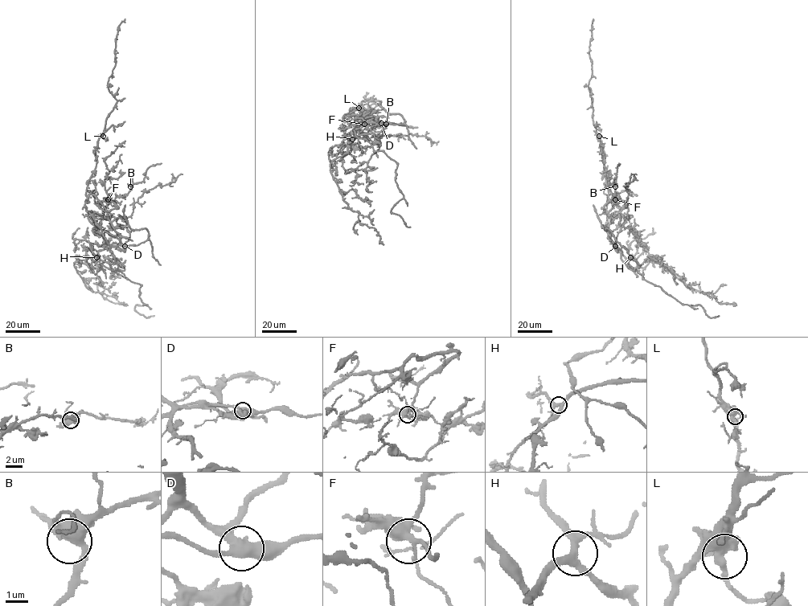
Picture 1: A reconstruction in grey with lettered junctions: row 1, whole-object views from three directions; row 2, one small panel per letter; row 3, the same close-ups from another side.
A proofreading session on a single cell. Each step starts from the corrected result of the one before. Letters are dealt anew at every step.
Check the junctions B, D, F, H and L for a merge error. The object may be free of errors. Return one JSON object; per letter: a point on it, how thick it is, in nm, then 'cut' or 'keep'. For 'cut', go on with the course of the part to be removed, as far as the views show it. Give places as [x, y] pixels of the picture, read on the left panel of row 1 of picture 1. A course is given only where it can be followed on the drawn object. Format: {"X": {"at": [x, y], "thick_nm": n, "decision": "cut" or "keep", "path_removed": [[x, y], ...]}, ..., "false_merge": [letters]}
{"B": {"at": [130, 186], "thick_nm": 500, "decision": "keep"}, "D": {"at": [125, 246], "thick_nm": 420, "decision": "cut", "path_removed": [[125, 246], [99, 250], [99, 260], [141, 286], [139, 296], [147, 305], [134, 309], [145, 317], [154, 315]]}, "F": {"at": [108, 199], "thick_nm": 360, "decision": "keep"}, "H": {"at": [96, 257], "thick_nm": 280, "decision": "keep"}, "L": {"at": [103, 136], "thick_nm": 440, "decision": "keep"}, "false_merge": ["D"]}

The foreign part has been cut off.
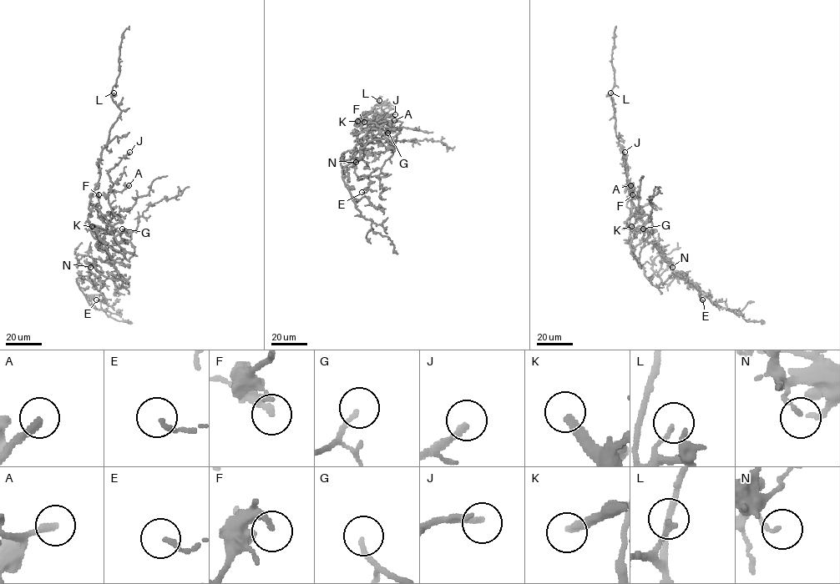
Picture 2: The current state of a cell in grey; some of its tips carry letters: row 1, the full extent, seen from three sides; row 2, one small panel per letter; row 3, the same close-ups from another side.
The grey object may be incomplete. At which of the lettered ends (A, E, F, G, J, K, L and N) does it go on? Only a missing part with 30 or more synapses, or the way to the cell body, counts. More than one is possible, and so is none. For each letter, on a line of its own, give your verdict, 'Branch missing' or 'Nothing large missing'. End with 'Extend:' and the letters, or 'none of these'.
A: Branch missing
E: Nothing large missing
F: Nothing large missing
G: Branch missing
J: Branch missing
K: Branch missing
L: Nothing large missing
N: Nothing large missing
Extend: A, G, J, K

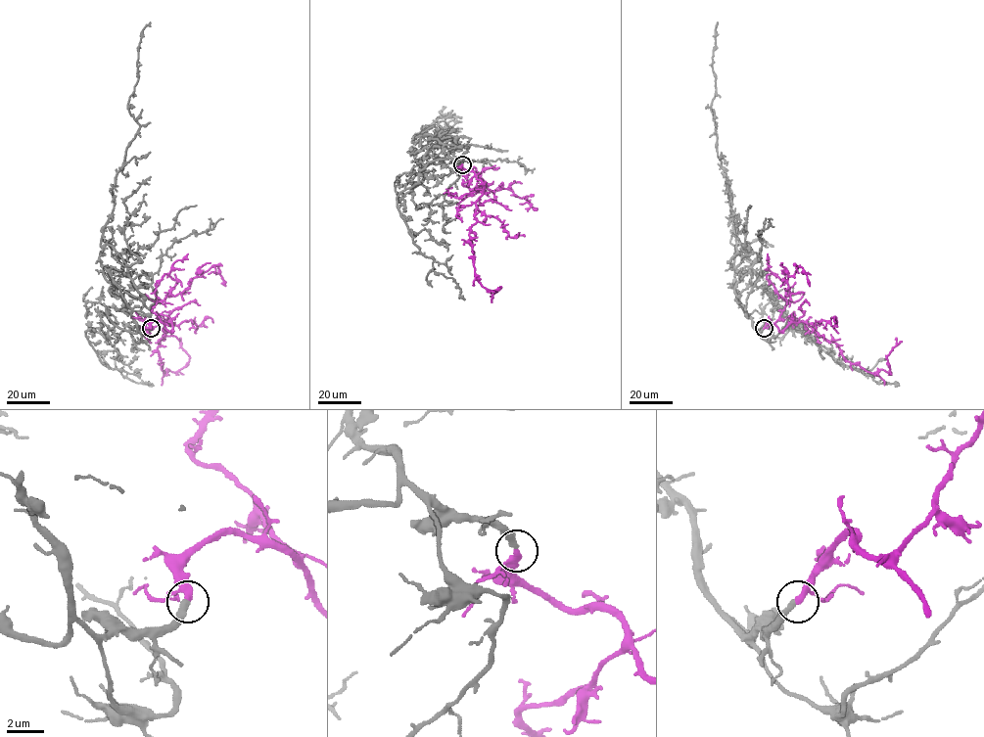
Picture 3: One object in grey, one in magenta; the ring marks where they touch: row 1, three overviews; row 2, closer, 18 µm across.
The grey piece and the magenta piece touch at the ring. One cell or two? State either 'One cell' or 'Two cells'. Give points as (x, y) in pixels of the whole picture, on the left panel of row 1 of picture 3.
One cell

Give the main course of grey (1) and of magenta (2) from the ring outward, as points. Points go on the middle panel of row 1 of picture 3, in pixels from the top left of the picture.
1: (462, 164), (443, 149), (455, 137), (411, 142), (438, 117), (451, 115), (440, 112), (461, 117)
2: (462, 164), (484, 186), (476, 203), (477, 221), (469, 240), (478, 281), (492, 291), (500, 287), (492, 297)

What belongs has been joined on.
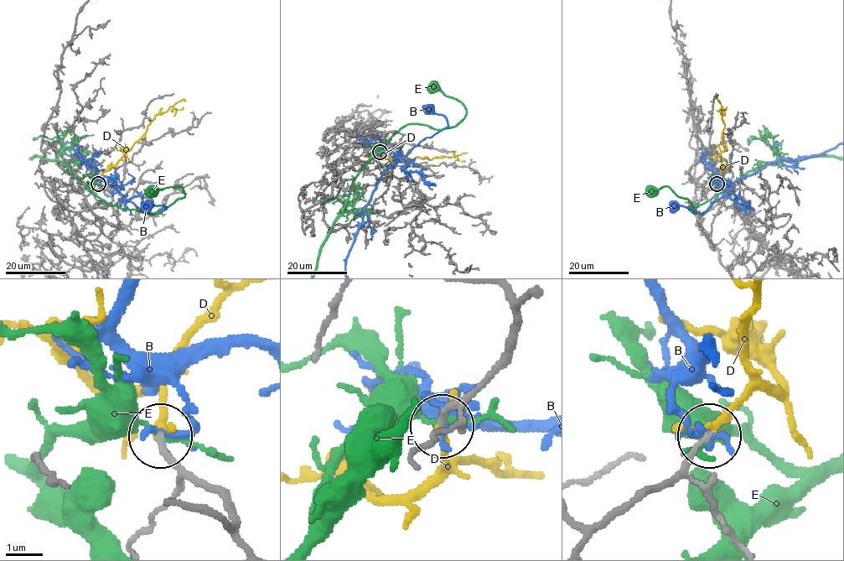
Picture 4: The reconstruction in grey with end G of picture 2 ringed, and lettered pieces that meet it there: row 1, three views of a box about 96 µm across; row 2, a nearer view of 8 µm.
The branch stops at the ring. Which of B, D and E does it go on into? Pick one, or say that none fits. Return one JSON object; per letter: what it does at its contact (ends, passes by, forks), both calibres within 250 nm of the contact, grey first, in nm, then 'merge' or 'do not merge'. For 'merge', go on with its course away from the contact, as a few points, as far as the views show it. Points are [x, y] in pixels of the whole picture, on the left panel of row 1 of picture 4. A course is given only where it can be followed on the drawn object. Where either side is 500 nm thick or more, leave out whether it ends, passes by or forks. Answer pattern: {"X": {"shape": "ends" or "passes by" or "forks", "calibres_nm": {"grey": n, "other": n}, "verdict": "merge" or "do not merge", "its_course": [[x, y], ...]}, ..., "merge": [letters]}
{"B": {"shape": "ends", "calibres_nm": {"grey": 180, "other": 240}, "verdict": "do not merge"}, "D": {"shape": "ends", "calibres_nm": {"grey": 180, "other": 240}, "verdict": "merge", "its_course": [[98, 184], [98, 178], [130, 149], [154, 116], [167, 111], [180, 101], [185, 101]]}, "E": {"shape": "passes by", "calibres_nm": {"grey": 190, "other": 120}, "verdict": "do not merge"}, "merge": ["D"]}

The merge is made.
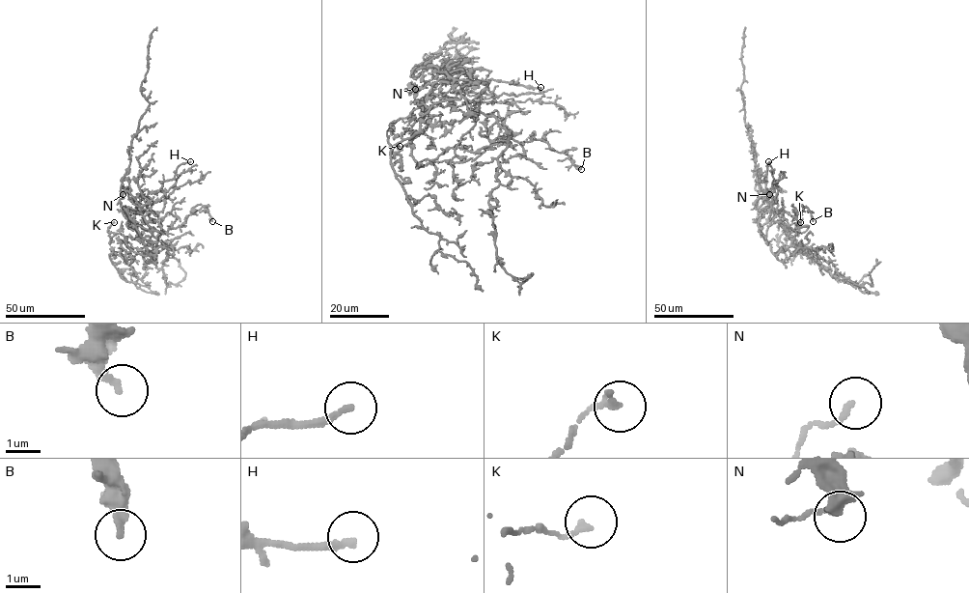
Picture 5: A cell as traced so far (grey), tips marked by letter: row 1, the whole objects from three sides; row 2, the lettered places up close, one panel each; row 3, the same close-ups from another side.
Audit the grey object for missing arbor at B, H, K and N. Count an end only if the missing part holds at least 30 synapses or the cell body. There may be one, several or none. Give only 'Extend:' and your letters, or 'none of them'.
Extend: H

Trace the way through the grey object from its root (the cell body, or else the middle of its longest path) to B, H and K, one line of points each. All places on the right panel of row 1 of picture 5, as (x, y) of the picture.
B: (761, 217), (758, 226), (774, 255), (790, 244), (797, 233), (797, 214), (805, 206), (813, 221)
H: (761, 217), (774, 200), (765, 192), (768, 161)
K: (761, 217), (758, 226), (775, 256), (779, 249), (779, 237), (799, 228), (800, 222)

